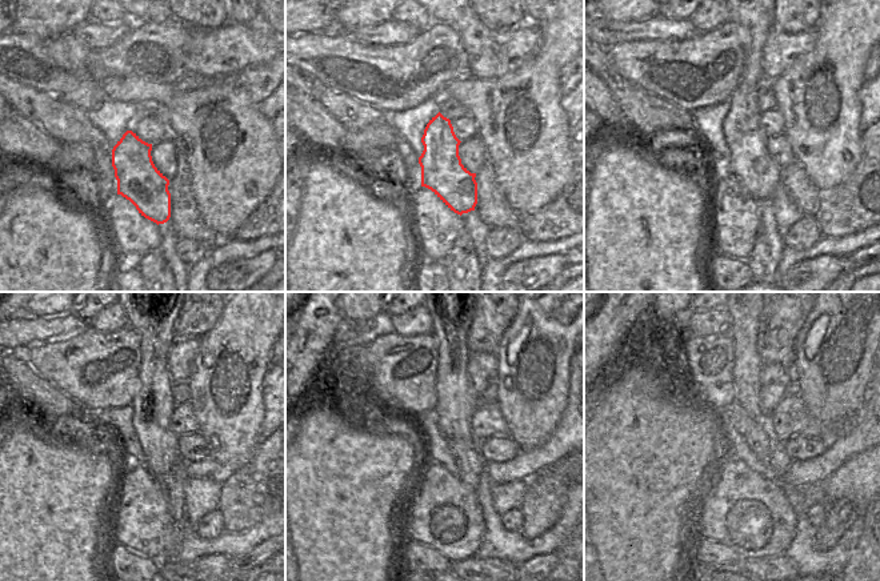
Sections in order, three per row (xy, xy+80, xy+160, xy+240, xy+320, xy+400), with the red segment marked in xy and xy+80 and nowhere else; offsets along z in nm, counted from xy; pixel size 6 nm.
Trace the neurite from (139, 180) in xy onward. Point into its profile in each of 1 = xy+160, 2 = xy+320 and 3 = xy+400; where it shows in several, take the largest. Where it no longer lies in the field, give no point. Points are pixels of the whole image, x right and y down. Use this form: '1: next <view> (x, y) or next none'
1: next xy+160 (751, 164)
2: next xy+320 (456, 401)
3: next xy+400 (744, 319)

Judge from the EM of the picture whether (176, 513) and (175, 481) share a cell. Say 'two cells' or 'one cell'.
one cell

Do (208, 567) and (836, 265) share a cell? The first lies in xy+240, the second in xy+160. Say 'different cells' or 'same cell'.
same cell

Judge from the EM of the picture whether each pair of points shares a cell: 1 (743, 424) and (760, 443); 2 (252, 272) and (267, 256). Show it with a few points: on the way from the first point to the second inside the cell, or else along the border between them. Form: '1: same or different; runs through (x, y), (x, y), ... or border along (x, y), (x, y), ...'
1: same; runs through (747, 428), (758, 439)
2: same; runs through (256, 268), (264, 260)

